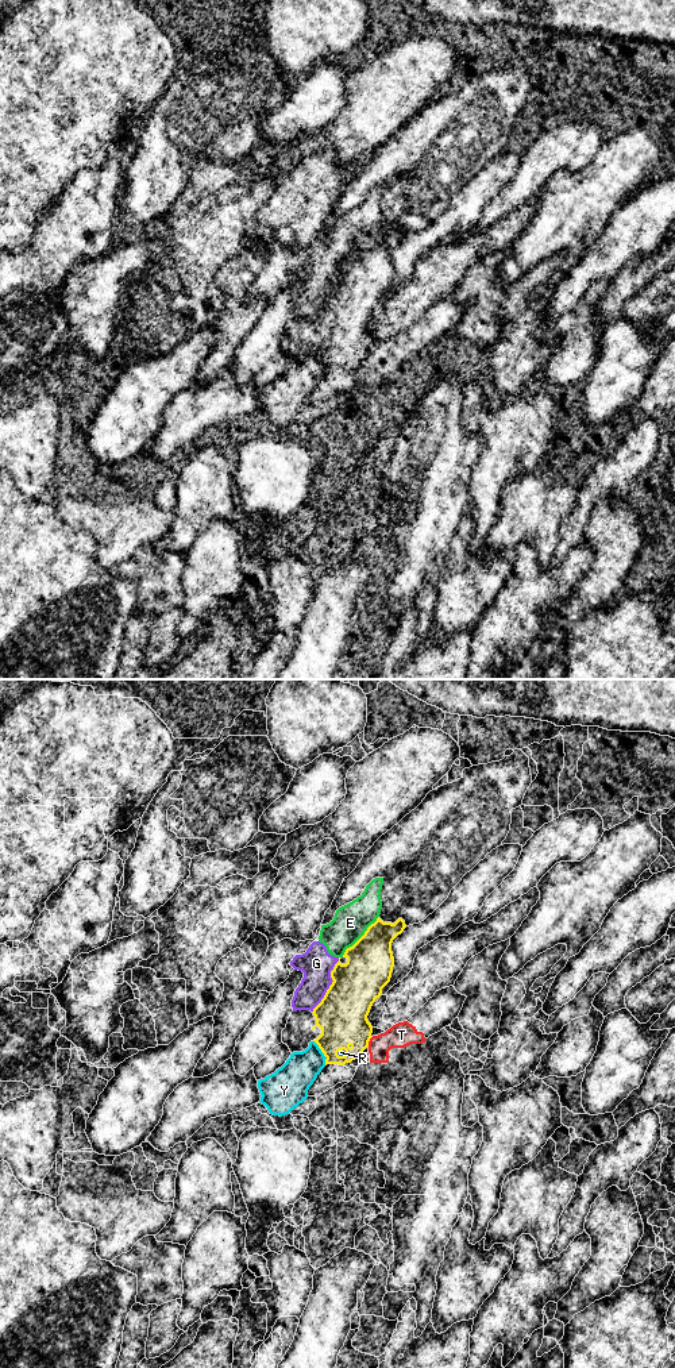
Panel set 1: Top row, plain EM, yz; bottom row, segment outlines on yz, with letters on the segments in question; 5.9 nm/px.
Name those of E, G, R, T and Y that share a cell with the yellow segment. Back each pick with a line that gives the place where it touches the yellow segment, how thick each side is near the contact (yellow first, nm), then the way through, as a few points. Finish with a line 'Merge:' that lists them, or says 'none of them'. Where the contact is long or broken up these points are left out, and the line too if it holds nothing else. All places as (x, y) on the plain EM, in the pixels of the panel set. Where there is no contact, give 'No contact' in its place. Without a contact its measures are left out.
R: Touches yellow at yz (340, 358). Thickness 300 nm (yellow) against 30 nm. Path across: yz (342, 323), (340, 358), (340, 361)
Merge: R

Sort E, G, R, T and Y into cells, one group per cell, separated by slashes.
E G / R / T / Y

